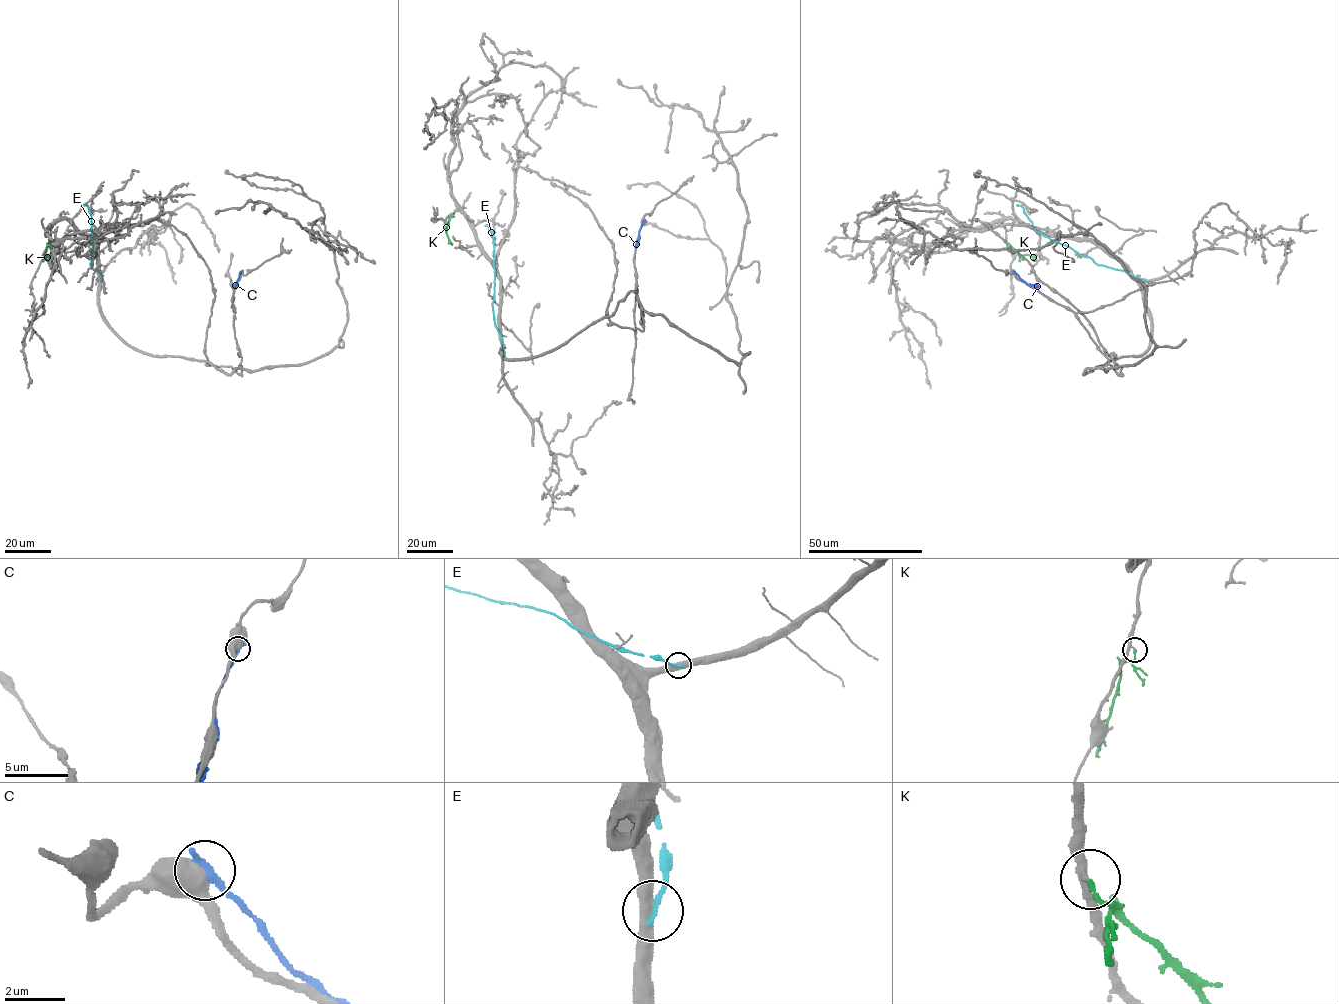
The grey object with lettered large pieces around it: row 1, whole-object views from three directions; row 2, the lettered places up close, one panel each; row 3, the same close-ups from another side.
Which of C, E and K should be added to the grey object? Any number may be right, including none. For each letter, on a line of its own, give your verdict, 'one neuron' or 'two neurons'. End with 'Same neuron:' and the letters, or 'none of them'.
C: two neurons
E: two neurons
K: two neurons
Same neuron: none of them

